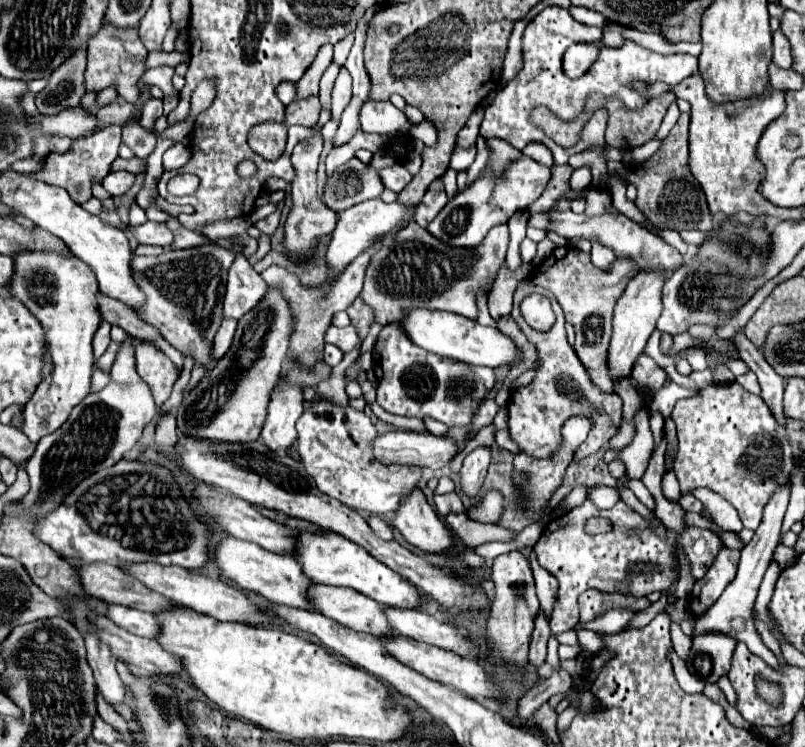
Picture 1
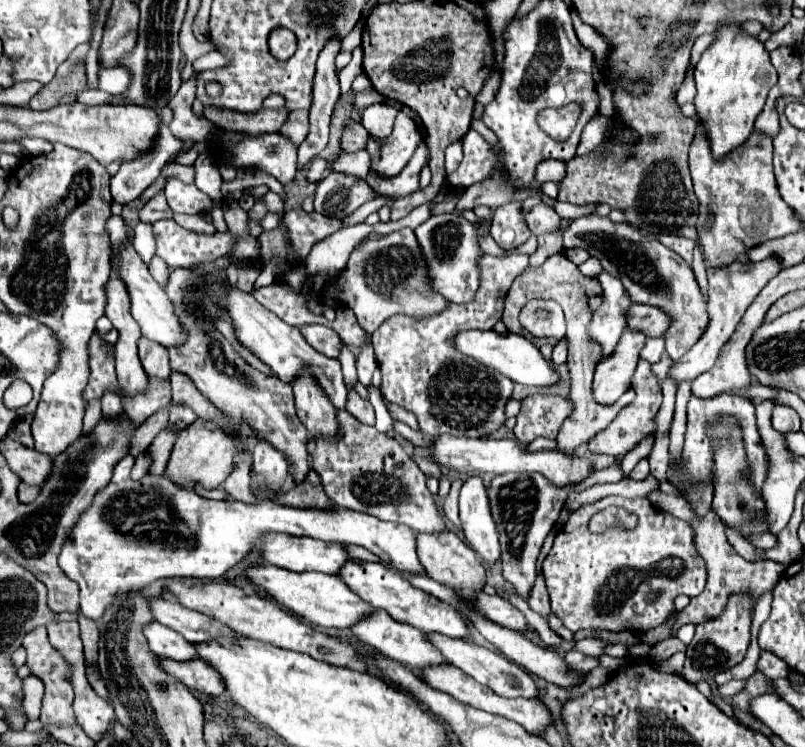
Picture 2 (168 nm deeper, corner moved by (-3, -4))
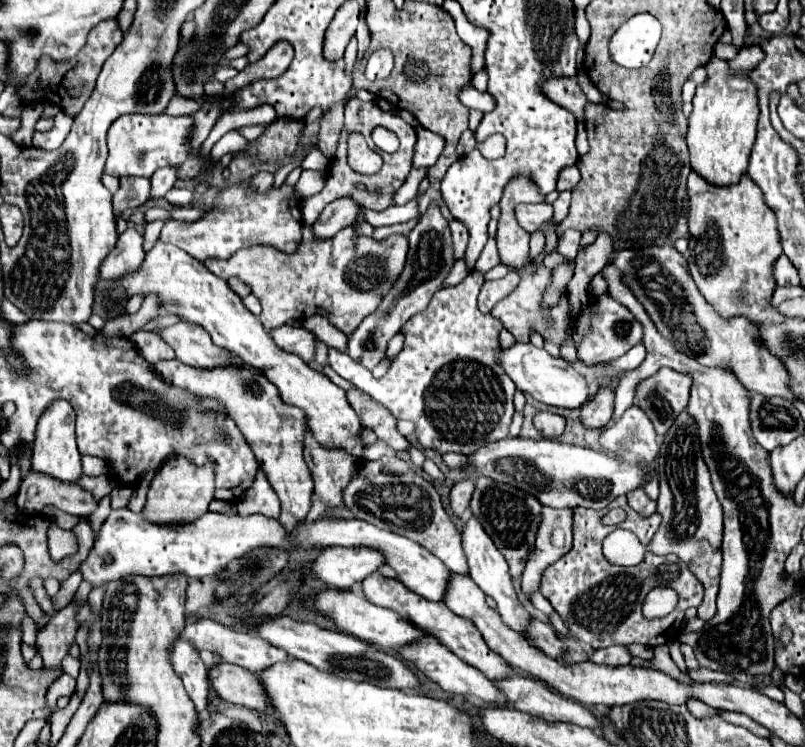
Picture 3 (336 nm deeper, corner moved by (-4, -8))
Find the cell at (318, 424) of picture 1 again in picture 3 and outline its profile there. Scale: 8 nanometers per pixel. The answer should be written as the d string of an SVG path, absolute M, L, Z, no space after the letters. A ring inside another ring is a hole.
M383 456L377 462L367 462L365 466L359 466L357 474L353 476L353 480L349 482L349 486L343 492L345 498L345 506L359 518L365 522L371 522L383 530L391 530L399 536L411 538L413 542L421 544L423 548L427 548L431 554L435 554L437 558L443 560L443 564L455 572L455 574L469 574L467 570L467 558L461 546L461 532L457 532L453 520L449 518L449 514L445 512L443 504L441 504L441 496L435 490L435 486L431 482L427 482L421 474L417 474L415 470L409 468L407 462L403 462L399 456Z

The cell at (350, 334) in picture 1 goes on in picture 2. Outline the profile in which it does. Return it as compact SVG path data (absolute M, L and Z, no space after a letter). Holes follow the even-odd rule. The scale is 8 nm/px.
M308 324L308 326L302 326L300 328L302 336L306 338L306 342L318 350L320 354L328 356L328 358L338 358L340 352L342 352L342 338L328 326L322 326L322 324Z

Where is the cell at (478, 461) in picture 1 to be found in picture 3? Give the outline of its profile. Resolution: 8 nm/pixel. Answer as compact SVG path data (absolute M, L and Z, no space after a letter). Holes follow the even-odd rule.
M471 518L471 520L467 522L467 528L465 528L465 532L463 532L463 548L465 548L465 554L467 554L467 562L469 562L469 570L471 570L469 574L471 574L473 582L475 582L487 596L491 596L491 598L497 602L495 610L499 612L499 616L503 618L503 622L505 622L511 630L515 630L515 632L519 632L523 638L527 638L527 630L529 630L529 624L531 624L531 614L523 608L523 604L521 604L519 598L517 598L517 592L515 592L515 588L513 588L513 580L511 580L511 576L509 576L509 566L507 566L505 558L503 558L501 552L495 548L493 540L485 534L485 530L483 530L483 526L477 522L477 518Z

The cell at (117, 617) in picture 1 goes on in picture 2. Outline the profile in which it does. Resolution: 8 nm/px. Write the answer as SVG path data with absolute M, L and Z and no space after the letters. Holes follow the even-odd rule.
M148 622L142 628L148 646L154 654L158 656L166 656L178 662L186 662L196 658L196 650L190 642L186 642L186 638L182 638L182 634L178 634L176 630L170 630L158 622Z

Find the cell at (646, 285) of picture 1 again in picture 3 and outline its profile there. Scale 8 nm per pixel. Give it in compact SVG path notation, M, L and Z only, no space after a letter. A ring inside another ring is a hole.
M599 388L595 398L581 408L581 424L585 430L601 430L613 414L613 390Z

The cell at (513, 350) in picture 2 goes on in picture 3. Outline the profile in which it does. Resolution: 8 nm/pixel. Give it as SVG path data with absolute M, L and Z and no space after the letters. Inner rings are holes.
M515 344L509 350L499 352L499 360L507 372L507 376L517 384L519 390L531 394L535 400L555 406L555 408L581 408L589 402L589 390L585 378L563 358L555 358L547 354L543 348L535 348L533 344Z

